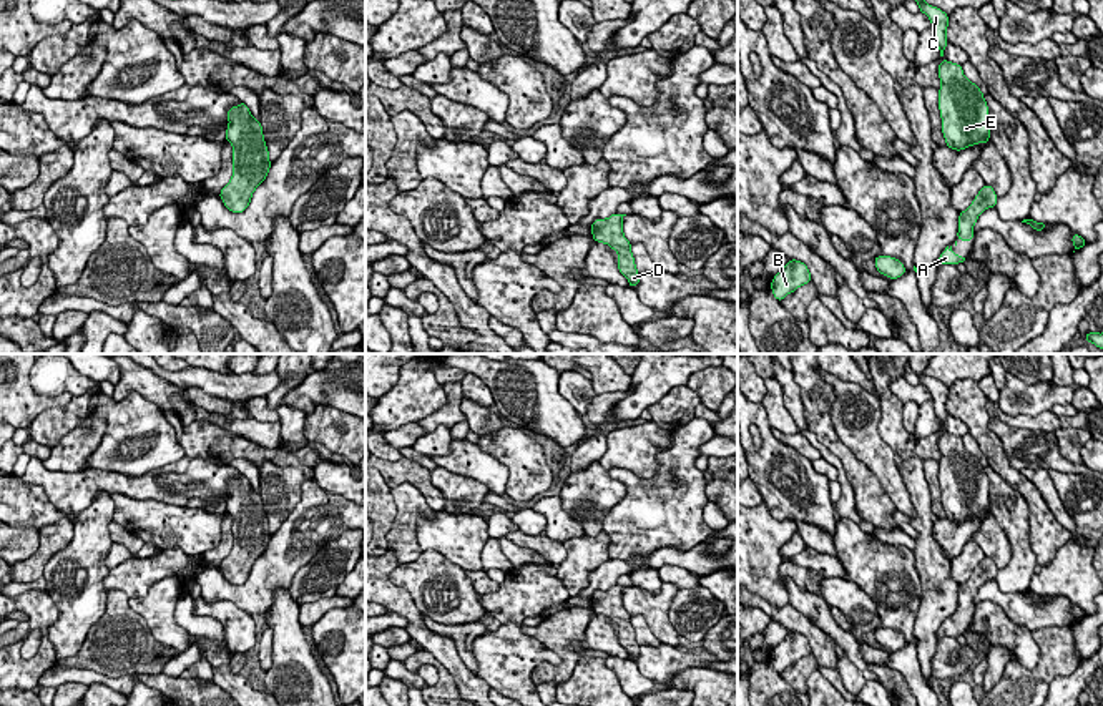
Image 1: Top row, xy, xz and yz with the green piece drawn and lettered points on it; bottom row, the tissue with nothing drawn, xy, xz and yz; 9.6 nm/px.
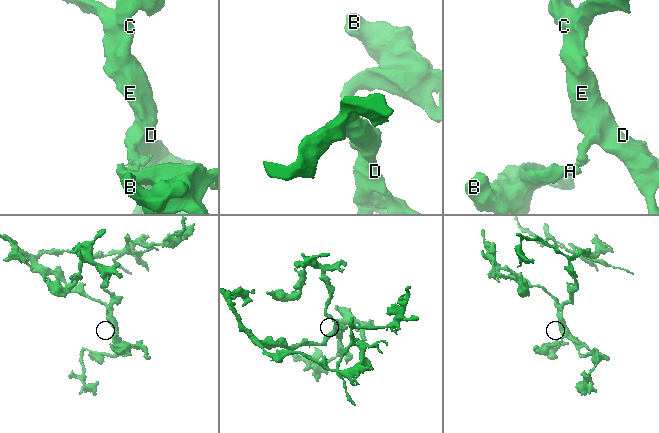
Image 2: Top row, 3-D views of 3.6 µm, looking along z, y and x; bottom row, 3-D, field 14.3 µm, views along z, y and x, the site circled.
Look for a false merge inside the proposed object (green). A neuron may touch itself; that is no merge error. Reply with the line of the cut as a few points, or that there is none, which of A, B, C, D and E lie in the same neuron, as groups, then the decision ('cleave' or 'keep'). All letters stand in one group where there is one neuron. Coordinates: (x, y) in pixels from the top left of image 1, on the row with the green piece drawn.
no cut | A B C D E | keep

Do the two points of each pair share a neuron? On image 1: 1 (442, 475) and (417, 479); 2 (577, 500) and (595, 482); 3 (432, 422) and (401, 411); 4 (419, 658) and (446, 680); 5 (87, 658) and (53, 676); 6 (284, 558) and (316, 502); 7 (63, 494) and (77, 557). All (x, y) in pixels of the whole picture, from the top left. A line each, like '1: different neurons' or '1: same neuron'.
1: different neurons
2: same neuron
3: different neurons
4: same neuron
5: different neurons
6: same neuron
7: different neurons

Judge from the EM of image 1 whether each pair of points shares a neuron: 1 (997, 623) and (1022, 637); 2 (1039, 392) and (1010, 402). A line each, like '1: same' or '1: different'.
1: same
2: same

